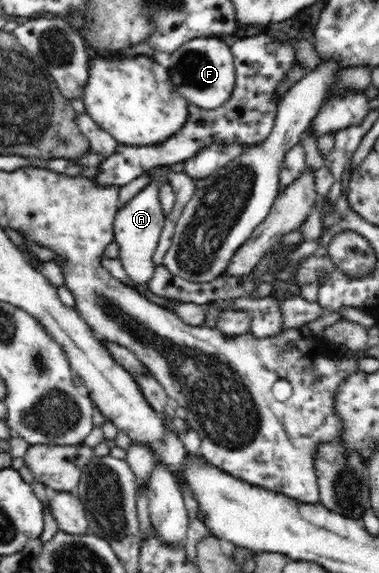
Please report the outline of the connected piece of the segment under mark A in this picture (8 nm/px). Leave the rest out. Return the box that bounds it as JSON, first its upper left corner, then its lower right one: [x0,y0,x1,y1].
[113,166,170,297]

